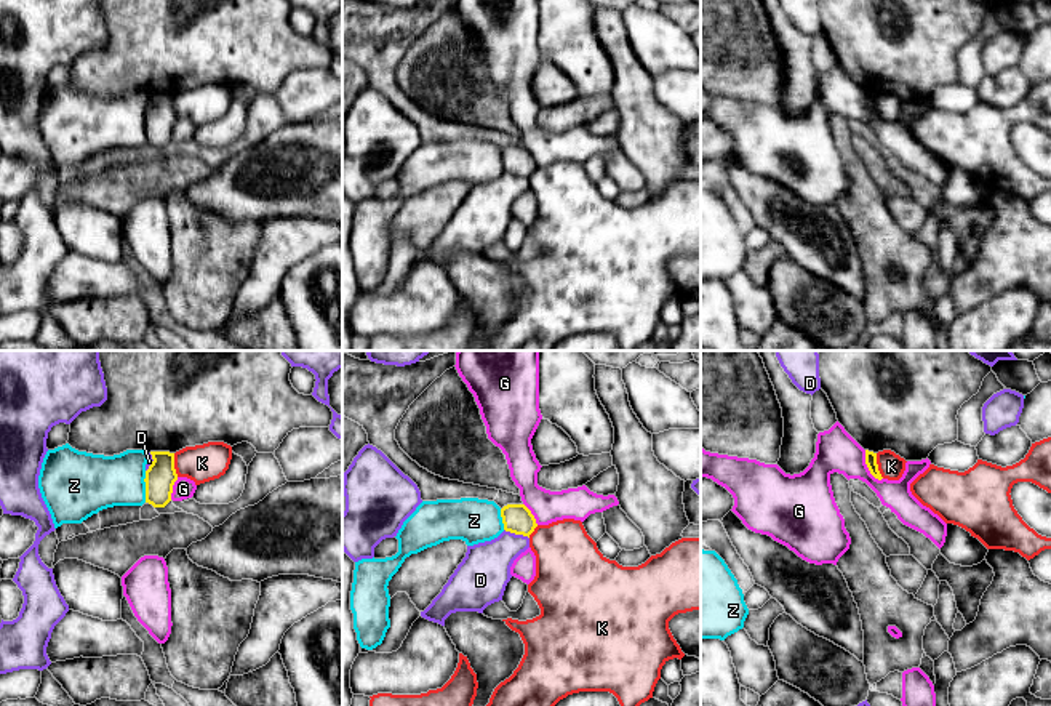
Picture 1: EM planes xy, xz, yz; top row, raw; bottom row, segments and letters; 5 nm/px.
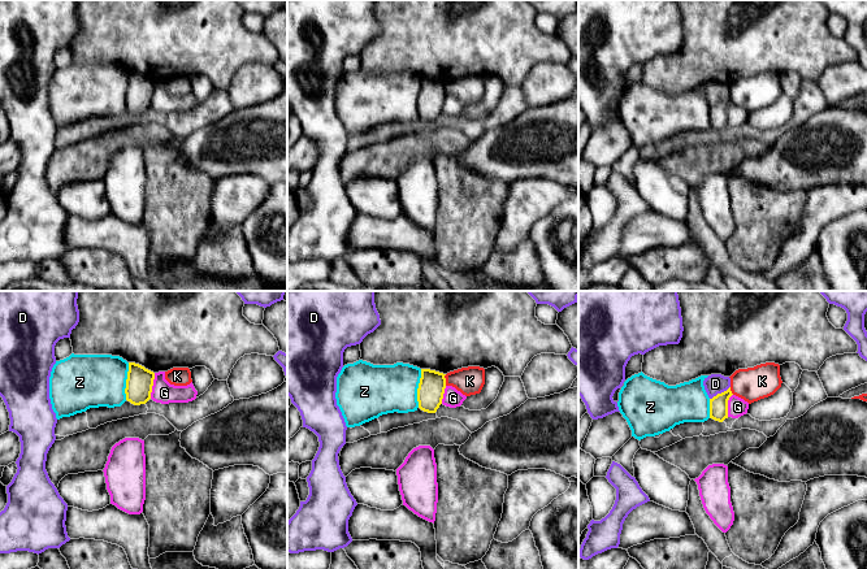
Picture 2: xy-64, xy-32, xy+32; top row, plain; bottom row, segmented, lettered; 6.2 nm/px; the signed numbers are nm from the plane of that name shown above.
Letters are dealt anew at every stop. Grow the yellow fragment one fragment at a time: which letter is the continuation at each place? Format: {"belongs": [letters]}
{"belongs": []}

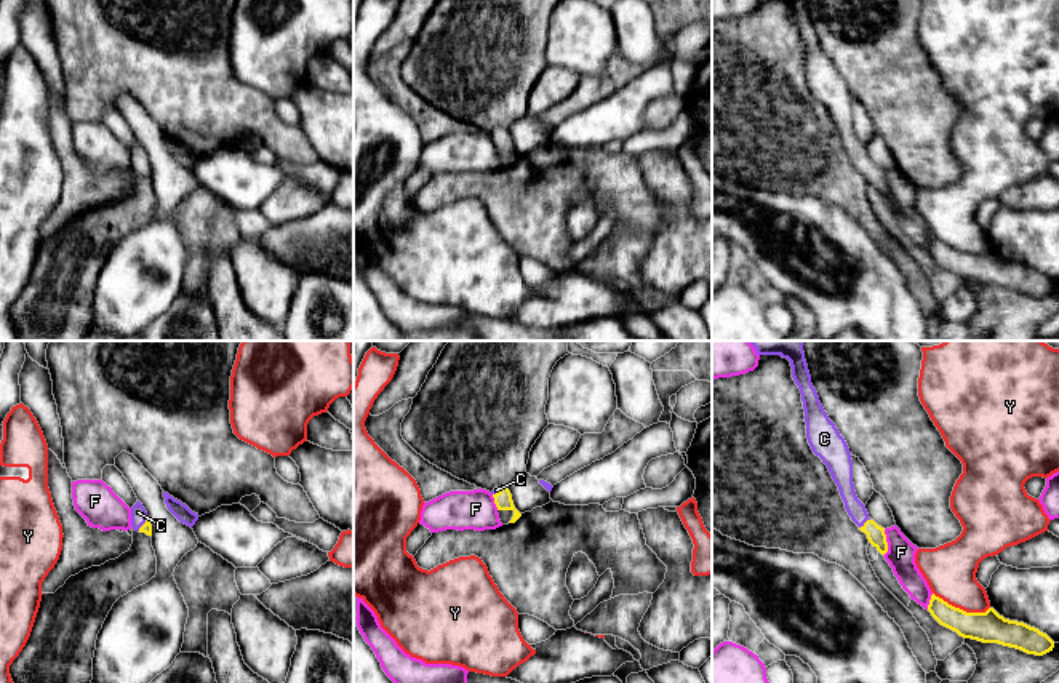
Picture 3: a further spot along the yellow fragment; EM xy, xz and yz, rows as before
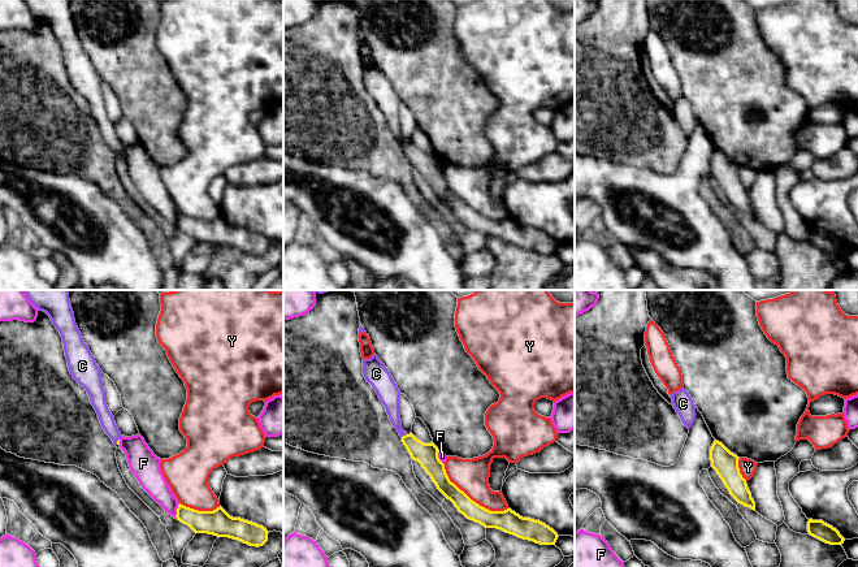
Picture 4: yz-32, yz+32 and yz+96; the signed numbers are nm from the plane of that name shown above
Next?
{"belongs": ["C"]}

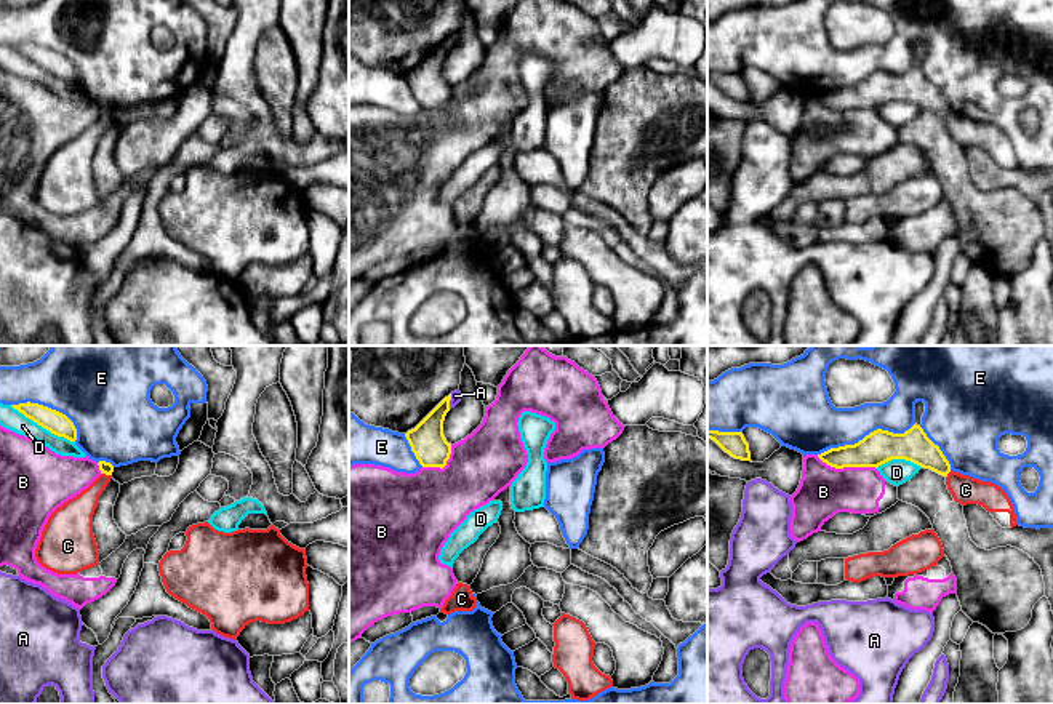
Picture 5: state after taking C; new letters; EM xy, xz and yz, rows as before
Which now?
{"belongs": []}

